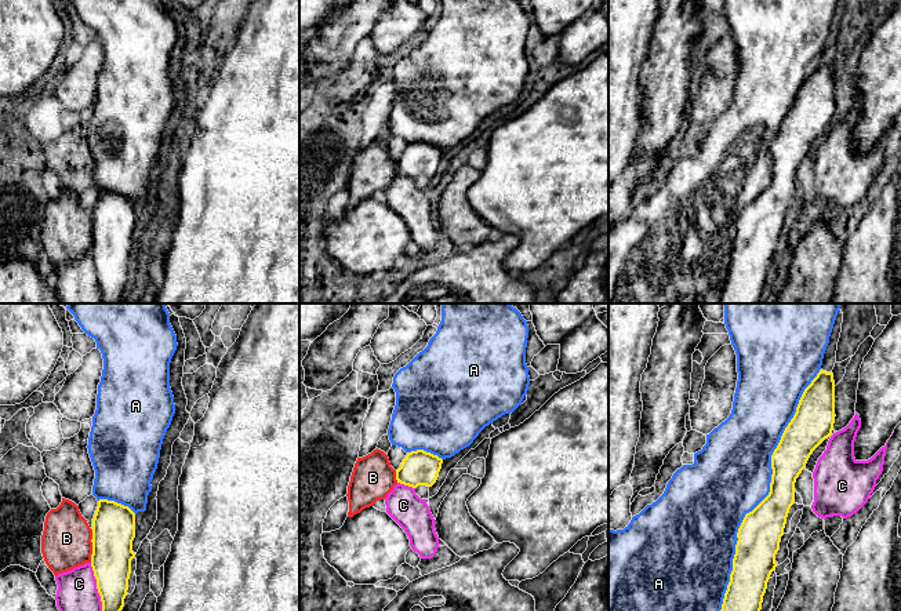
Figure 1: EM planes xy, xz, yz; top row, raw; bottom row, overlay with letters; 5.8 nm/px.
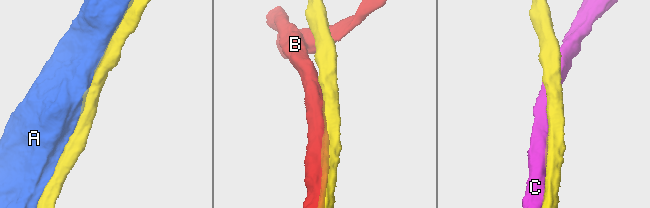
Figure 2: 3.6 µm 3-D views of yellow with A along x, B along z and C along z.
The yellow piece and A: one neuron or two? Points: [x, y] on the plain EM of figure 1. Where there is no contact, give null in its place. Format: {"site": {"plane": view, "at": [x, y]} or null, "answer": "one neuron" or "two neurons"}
{"site": {"plane": "yz", "at": [770, 182]}, "answer": "one neuron"}

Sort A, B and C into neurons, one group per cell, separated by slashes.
A / B / C

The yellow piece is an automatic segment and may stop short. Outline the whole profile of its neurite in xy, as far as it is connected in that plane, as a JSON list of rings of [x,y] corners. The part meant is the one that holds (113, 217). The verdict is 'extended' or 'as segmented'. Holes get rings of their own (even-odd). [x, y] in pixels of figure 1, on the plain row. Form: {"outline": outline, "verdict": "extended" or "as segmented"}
{"outline": [[[99,190],[92,210],[91,258],[102,303],[120,303],[131,265],[135,204],[121,194]]], "verdict": "as segmented"}

